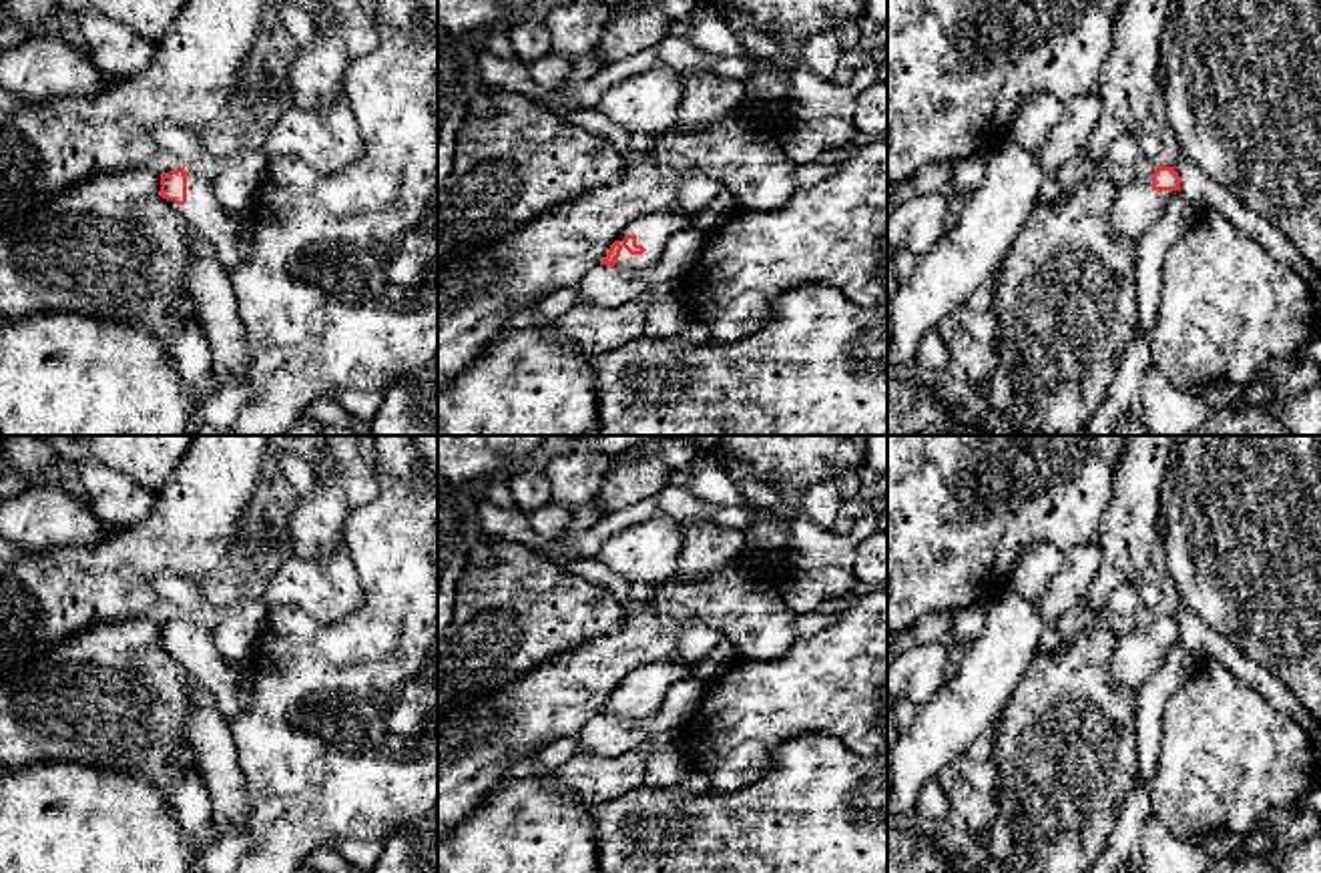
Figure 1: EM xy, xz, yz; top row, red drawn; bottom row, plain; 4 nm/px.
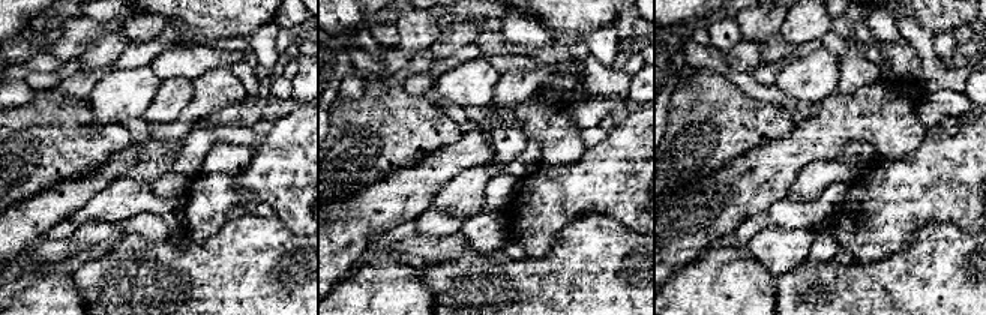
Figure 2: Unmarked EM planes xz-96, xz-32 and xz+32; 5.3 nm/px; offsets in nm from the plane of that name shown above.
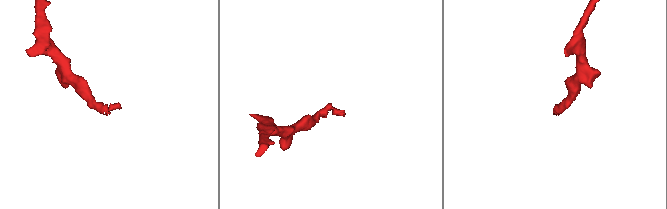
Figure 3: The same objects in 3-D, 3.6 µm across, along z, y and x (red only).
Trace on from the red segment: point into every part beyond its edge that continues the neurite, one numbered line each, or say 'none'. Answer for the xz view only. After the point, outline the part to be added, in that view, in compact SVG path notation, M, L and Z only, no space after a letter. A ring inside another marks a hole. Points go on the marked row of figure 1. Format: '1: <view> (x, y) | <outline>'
1: xz (653, 231) | M679 209L663 213L646 213L632 221L626 231L618 237L622 245L626 235L636 235L636 245L642 245L646 251L642 255L630 255L624 247L616 259L618 269L624 271L646 271L663 255L665 245L683 231L699 231L695 225L695 213L683 213Z

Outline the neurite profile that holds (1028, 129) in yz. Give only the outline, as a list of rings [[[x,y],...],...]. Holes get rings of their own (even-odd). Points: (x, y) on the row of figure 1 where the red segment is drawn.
[[[1038,94],[1026,102],[1010,128],[1010,136],[1026,151],[1038,153],[1052,128],[1062,118],[1062,100],[1050,94]]]

